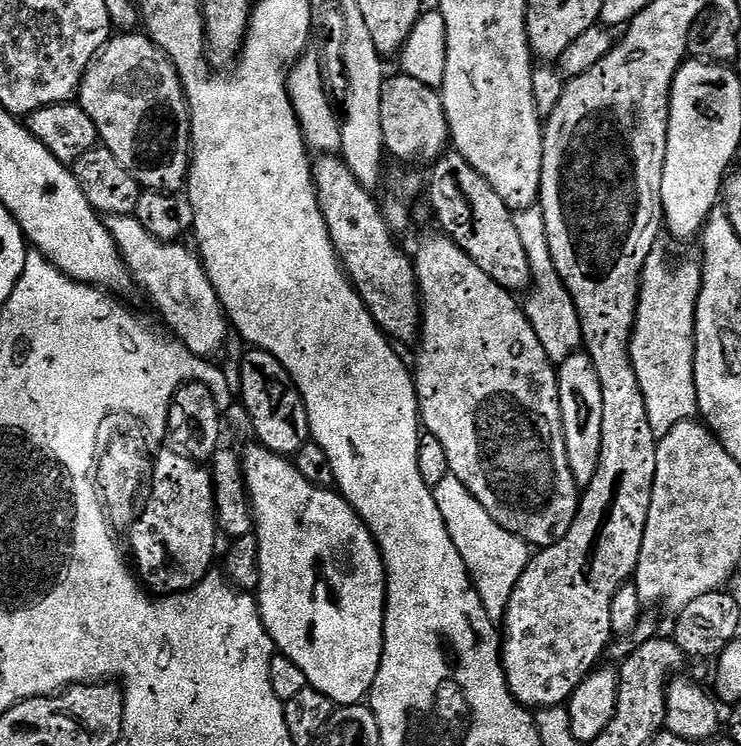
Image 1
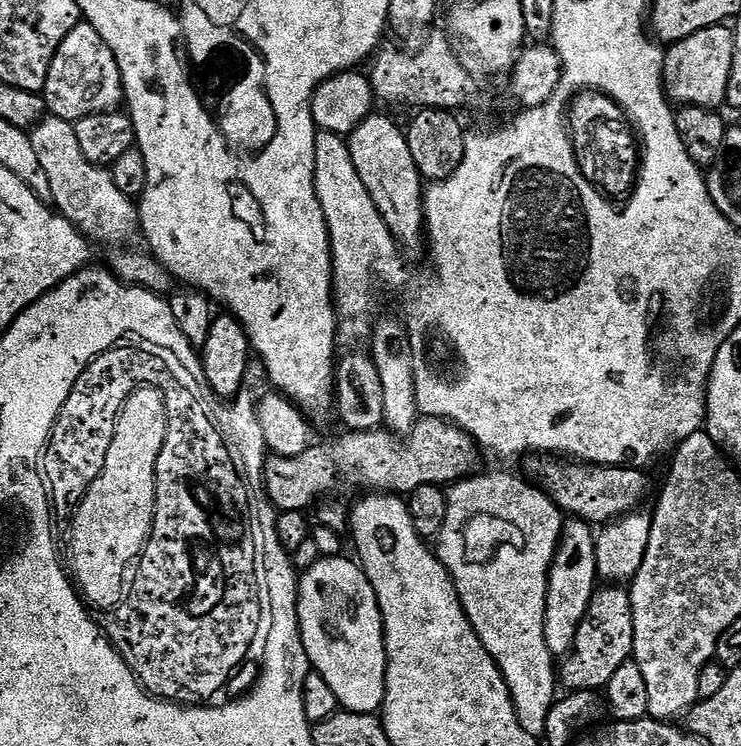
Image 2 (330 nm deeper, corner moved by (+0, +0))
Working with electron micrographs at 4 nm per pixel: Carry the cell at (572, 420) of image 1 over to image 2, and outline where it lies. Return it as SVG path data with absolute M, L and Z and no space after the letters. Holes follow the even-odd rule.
M579 518L565 519L564 528L560 531L560 541L556 543L556 553L548 571L548 589L546 590L546 614L544 615L544 641L553 657L563 658L572 651L574 638L578 634L578 626L582 626L582 618L586 618L586 610L593 596L598 591L596 574L596 532L593 525Z

